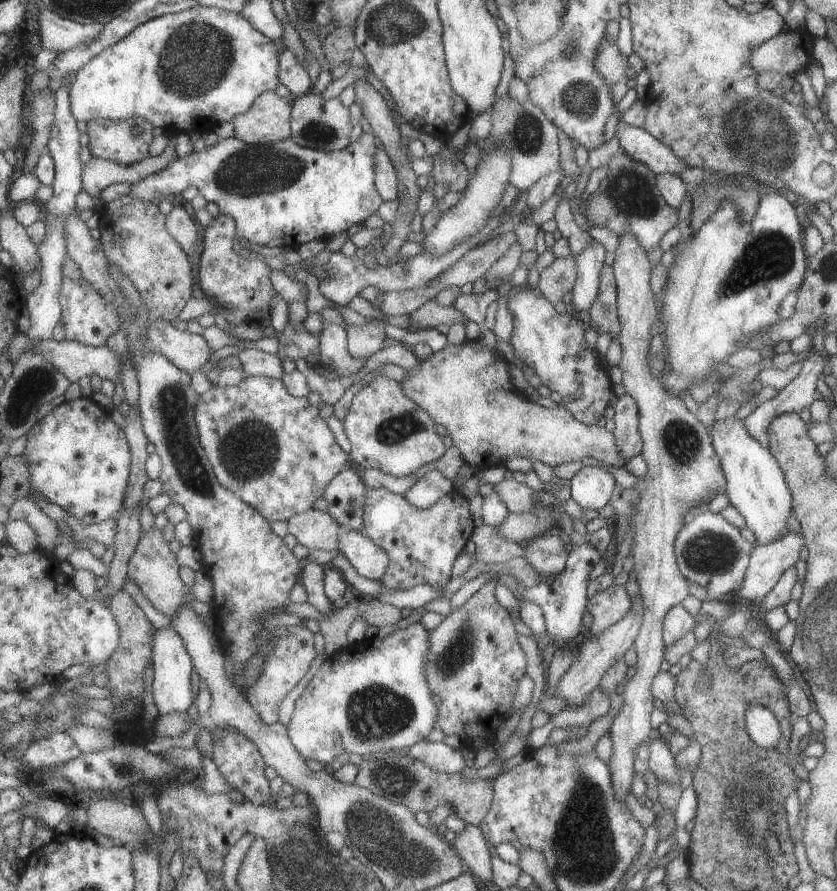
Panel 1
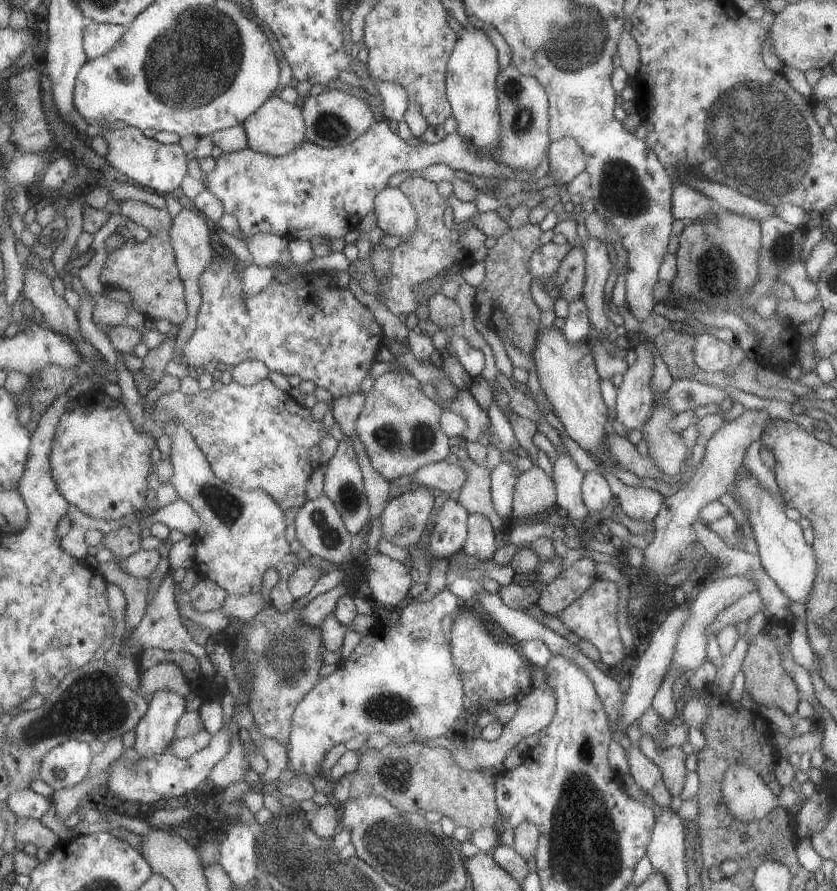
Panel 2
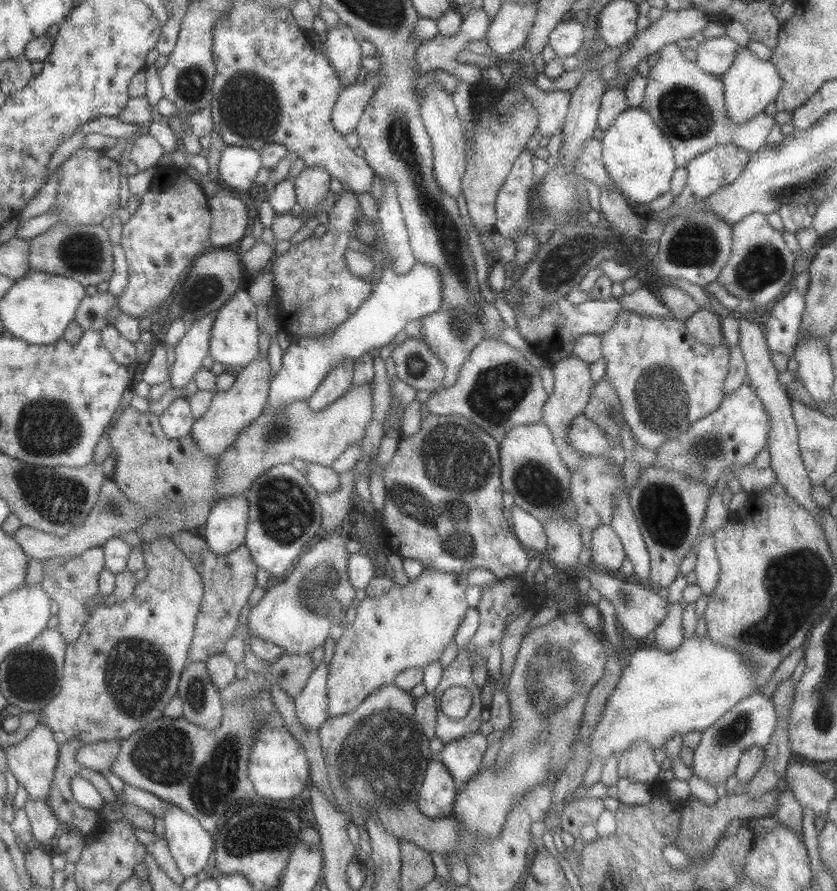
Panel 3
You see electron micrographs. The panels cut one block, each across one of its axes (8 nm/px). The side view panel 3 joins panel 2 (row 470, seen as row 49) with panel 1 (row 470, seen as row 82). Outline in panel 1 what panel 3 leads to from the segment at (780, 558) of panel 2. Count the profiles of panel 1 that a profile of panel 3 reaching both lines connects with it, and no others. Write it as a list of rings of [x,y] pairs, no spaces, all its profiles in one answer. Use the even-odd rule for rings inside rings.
[[[736,417],[715,420],[709,435],[725,474],[725,493],[731,505],[744,517],[746,528],[754,533],[756,544],[763,545],[782,537],[788,531],[787,520],[792,512],[791,492],[770,449],[750,436],[744,421]]]

